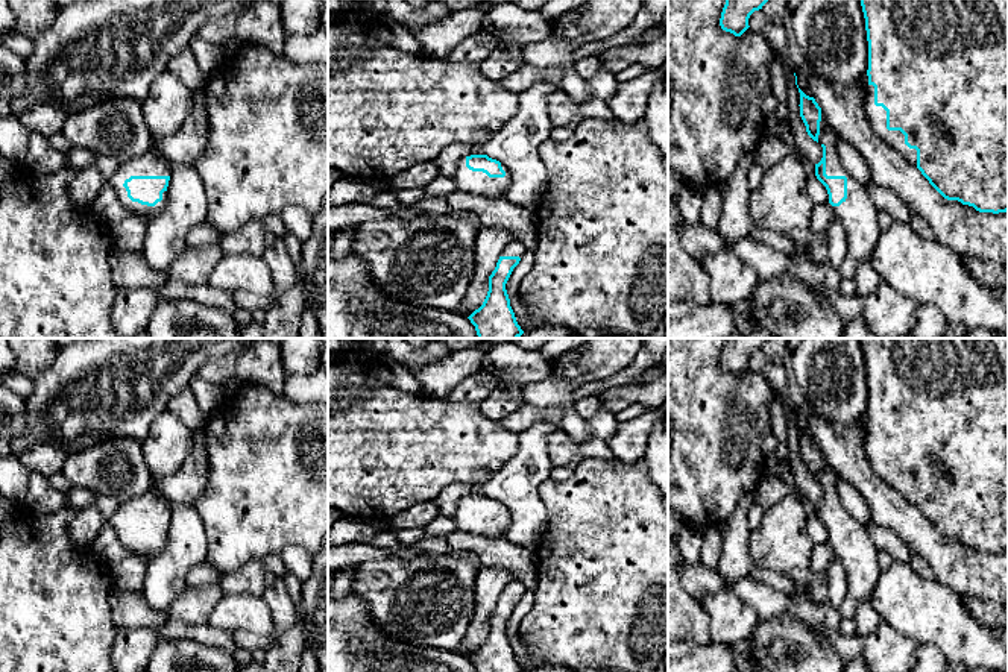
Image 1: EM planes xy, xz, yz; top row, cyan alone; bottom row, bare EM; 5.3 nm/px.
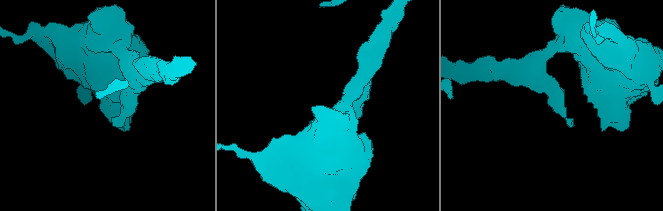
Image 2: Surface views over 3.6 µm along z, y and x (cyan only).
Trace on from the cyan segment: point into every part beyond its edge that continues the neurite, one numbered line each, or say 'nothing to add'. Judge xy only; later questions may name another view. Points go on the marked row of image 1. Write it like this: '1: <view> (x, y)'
1: xy (151, 164)

